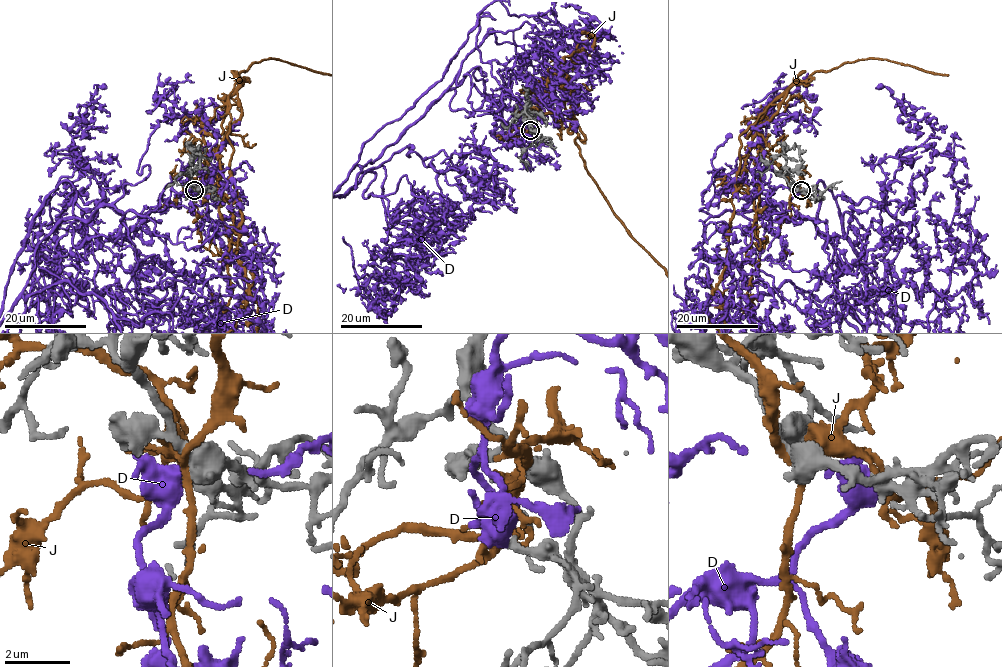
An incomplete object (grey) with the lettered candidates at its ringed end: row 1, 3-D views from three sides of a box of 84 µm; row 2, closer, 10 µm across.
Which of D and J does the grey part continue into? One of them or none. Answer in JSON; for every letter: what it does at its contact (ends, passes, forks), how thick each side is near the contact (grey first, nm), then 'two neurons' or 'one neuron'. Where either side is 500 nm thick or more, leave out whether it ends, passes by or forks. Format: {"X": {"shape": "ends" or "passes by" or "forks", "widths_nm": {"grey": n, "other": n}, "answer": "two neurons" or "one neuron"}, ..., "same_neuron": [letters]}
{"D": {"shape": "forks", "widths_nm": {"grey": 280, "other": 480}, "answer": "one neuron"}, "J": {"shape": "forks", "widths_nm": {"grey": 320, "other": 100}, "answer": "two neurons"}, "same_neuron": ["D"]}

